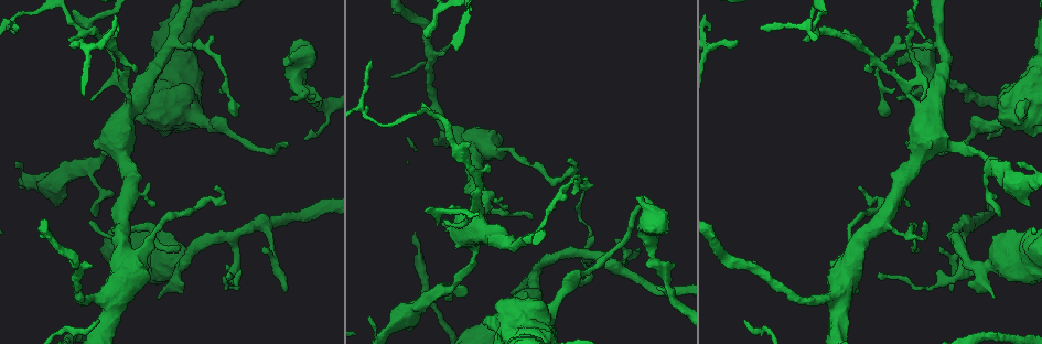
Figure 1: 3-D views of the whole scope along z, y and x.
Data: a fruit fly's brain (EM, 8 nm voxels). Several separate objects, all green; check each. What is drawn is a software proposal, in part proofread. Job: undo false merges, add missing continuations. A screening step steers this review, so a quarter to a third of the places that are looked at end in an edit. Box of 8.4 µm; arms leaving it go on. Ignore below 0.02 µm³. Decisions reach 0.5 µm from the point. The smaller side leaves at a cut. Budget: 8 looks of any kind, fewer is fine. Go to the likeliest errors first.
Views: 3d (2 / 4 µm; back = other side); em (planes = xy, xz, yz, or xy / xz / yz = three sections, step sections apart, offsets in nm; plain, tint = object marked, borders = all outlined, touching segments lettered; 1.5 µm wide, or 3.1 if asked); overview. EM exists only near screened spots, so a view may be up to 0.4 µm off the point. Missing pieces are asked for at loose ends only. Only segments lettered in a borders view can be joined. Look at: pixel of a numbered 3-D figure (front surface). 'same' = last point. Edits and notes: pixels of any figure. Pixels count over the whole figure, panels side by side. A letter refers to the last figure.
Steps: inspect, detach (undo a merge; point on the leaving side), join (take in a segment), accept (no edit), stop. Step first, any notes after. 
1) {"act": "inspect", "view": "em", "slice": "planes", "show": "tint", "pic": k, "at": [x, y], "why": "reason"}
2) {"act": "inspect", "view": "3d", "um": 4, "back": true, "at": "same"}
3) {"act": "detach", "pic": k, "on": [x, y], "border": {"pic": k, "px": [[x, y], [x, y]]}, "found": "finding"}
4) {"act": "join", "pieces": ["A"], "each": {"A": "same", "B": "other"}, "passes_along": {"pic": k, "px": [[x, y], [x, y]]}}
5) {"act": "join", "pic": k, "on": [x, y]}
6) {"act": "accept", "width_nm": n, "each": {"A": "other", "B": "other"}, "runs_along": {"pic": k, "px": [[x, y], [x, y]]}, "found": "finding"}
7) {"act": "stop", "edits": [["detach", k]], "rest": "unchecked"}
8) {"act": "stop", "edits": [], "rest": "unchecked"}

{"act": "inspect", "view": "3d", "um": 2, "back": true, "pic": 1, "at": [478, 207], "why": "three-way junction"}

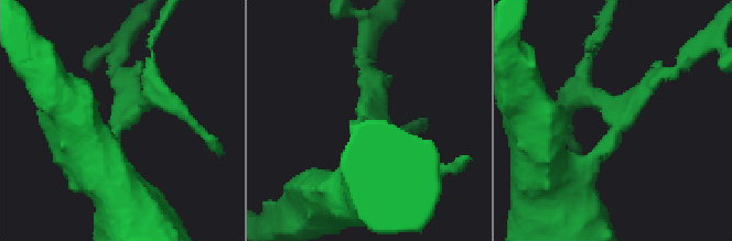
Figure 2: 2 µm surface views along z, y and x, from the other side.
{"act": "inspect", "view": "em", "slice": "yz", "step": 8, "show": "tint", "pic": 2, "at": [361, 120], "why": "now the EM"}

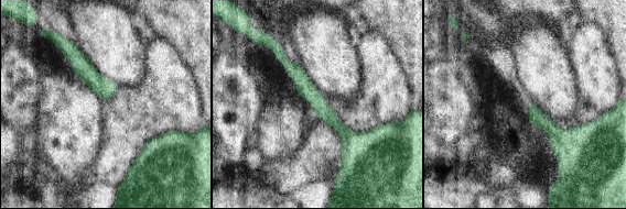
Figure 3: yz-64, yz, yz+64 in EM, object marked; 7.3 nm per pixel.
{"act": "inspect", "view": "em", "slice": "planes", "show": "borders", "at": "same", "why": "another direction"}

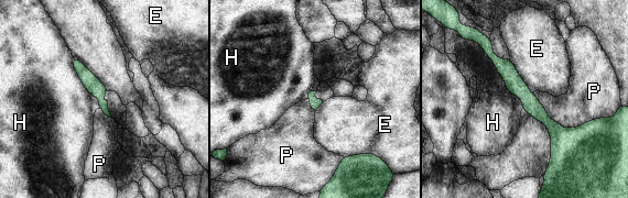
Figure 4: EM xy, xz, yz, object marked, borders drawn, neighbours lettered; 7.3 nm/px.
{"act": "accept", "each": {"E": "other", "H": "other", "P": "other"}, "runs_along": {"pic": 4, "px": [[486, 48], [560, 133], [583, 133]]}, "found": "all the same neuron"}

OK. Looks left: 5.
{"act": "inspect", "view": "em", "slice": "planes", "show": "borders", "pic": 1, "at": [289, 100], "why": "an open end"}

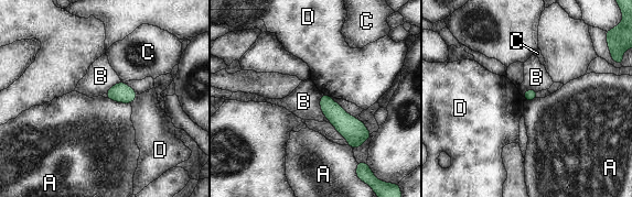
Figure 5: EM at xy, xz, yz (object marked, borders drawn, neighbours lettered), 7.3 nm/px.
{"act": "accept", "each": {"A": "other", "B": "other", "C": "other", "D": "other"}, "border": {"pic": 5, "px": [[106, 97], [130, 105]]}, "found": "no lettered segment goes on from it"}

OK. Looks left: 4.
{"act": "inspect", "view": "em", "slice": "yz", "step": 8, "show": "borders", "pic": 1, "at": [880, 272], "why": "free end"}

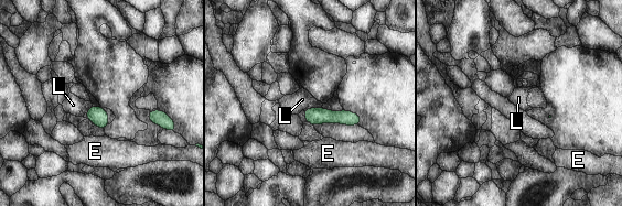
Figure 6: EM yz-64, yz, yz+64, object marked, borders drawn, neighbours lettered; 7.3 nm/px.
{"act": "accept", "each": {"E": "other", "L": "other"}, "runs_along": {"pic": 6, "px": [[306, 112], [313, 116], [358, 119]]}, "found": "no lettered segment goes on from it"}

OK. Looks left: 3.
{"act": "stop", "edits": [], "rest": "unchecked"}

